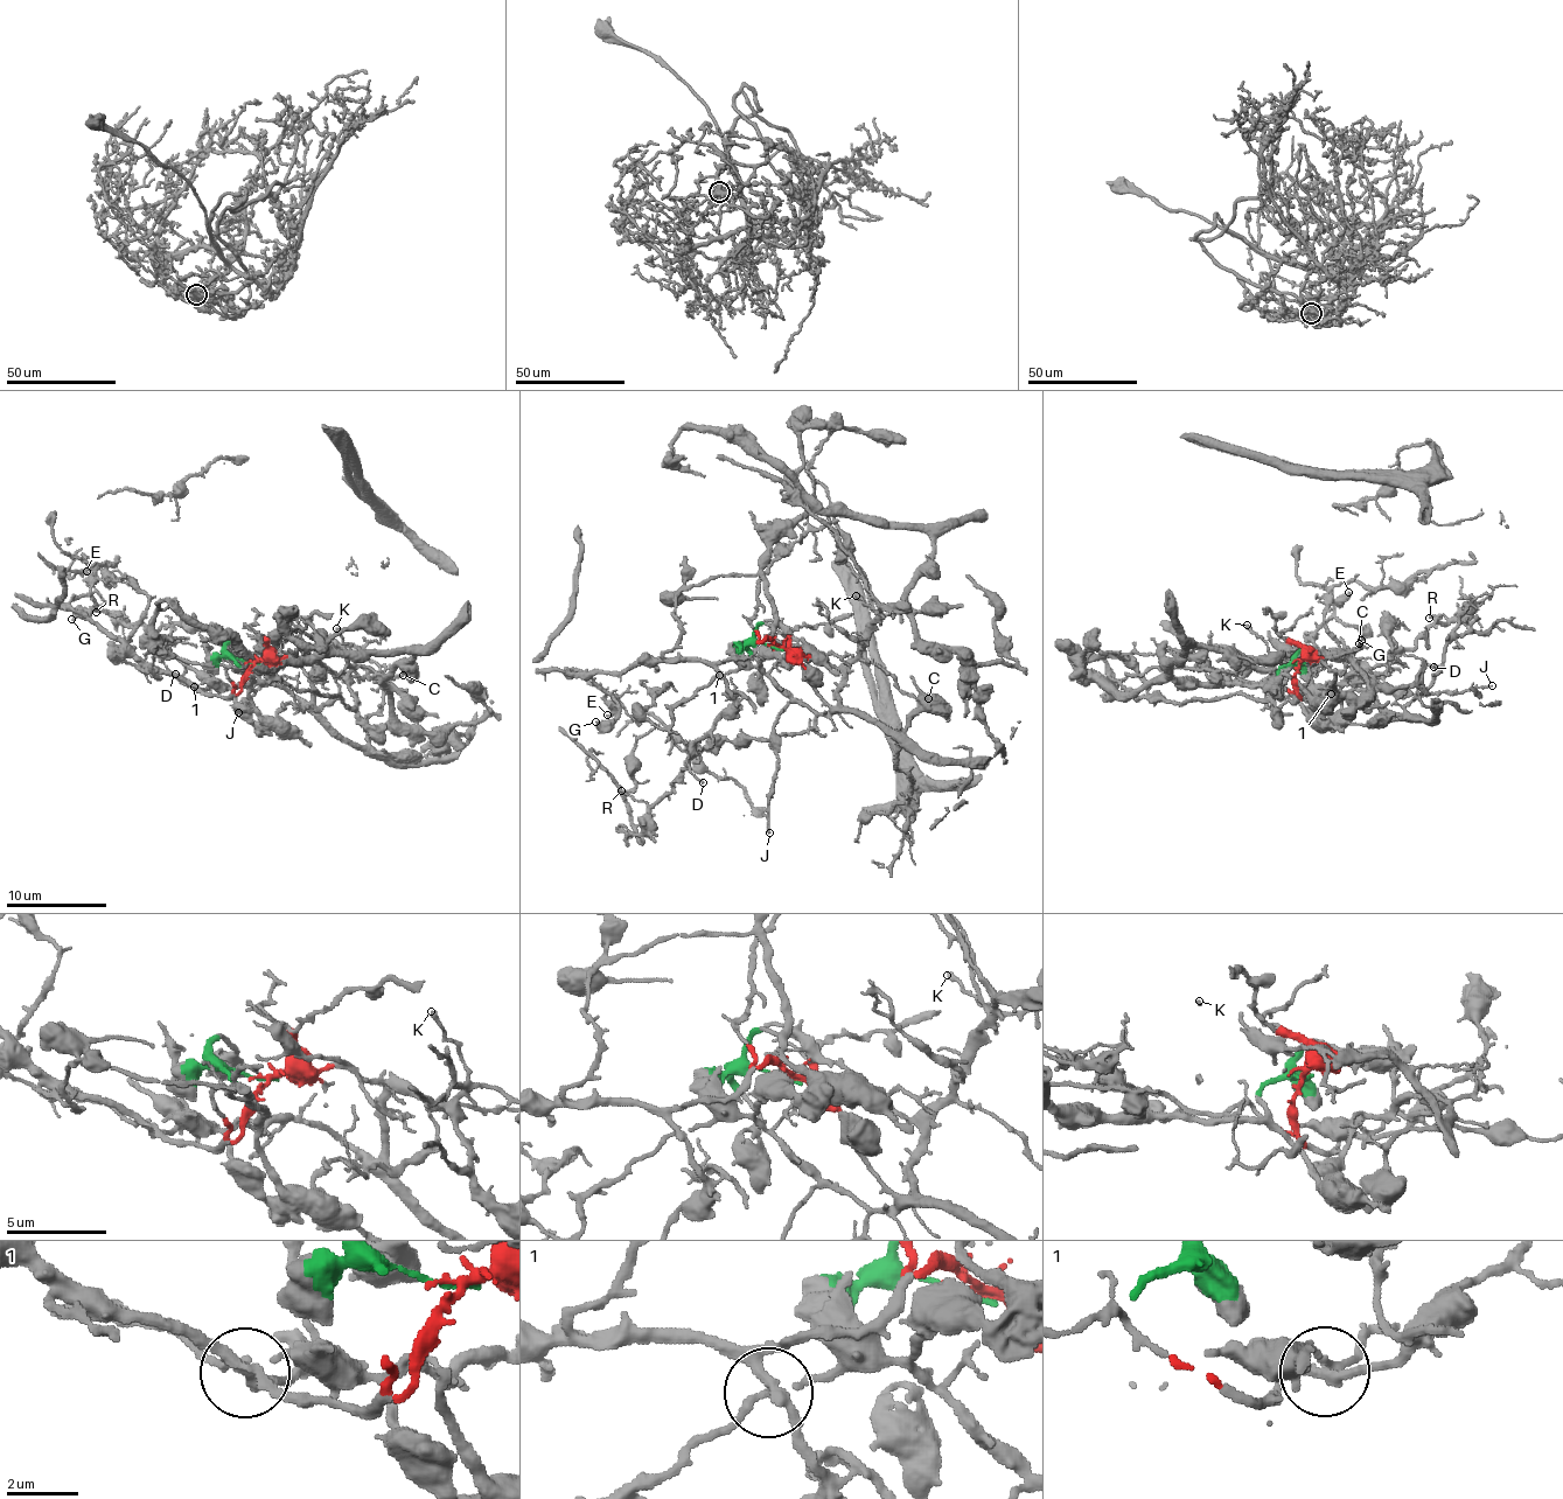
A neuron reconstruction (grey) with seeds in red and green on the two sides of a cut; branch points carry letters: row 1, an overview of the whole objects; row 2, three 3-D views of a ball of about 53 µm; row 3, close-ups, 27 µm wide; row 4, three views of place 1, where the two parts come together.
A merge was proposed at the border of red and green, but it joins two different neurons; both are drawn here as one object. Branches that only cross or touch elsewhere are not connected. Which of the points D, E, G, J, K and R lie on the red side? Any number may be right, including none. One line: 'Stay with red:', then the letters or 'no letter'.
Stay with red: D, E, G, R

